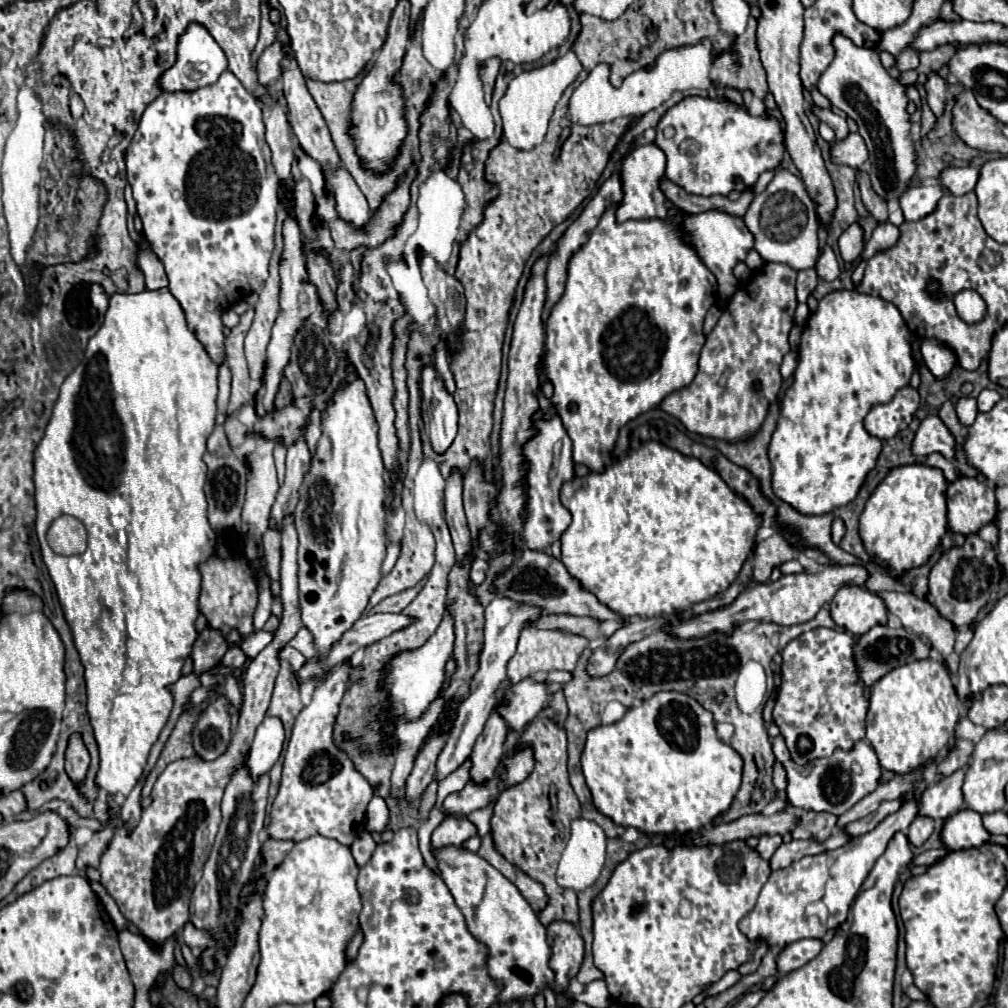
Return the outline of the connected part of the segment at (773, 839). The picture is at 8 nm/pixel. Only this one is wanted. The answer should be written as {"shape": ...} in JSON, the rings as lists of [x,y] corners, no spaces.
{"shape":[[[764,835],[764,837],[760,837],[760,843],[758,843],[756,851],[758,851],[764,859],[770,859],[780,845],[782,845],[782,837],[780,837],[780,835]]]}

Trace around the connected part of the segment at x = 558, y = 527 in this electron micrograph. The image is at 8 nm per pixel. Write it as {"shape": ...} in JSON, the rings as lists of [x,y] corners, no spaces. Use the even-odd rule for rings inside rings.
{"shape":[[[538,411],[536,417],[536,429],[538,435],[528,441],[528,445],[524,445],[524,455],[530,461],[530,469],[528,469],[528,505],[526,505],[526,523],[524,523],[524,539],[526,539],[526,547],[532,551],[540,551],[546,553],[550,549],[550,545],[554,541],[558,541],[558,537],[566,531],[566,527],[570,525],[570,513],[568,509],[564,509],[562,501],[560,501],[560,487],[564,485],[564,481],[570,481],[574,477],[574,461],[572,461],[572,441],[566,433],[566,429],[562,427],[562,421],[558,417],[554,417],[552,421],[544,421],[542,413]],[[562,445],[560,449],[560,457],[558,457],[558,473],[556,477],[550,477],[550,469],[554,463],[554,447]]]}

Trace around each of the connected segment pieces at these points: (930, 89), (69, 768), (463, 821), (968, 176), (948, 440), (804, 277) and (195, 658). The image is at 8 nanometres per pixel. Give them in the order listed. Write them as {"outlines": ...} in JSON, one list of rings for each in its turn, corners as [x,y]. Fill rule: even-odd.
{"outlines":[[[[938,73],[928,75],[928,83],[926,83],[926,93],[928,93],[928,107],[932,109],[932,113],[936,117],[940,117],[946,109],[946,93],[948,93],[948,85],[944,83],[944,79],[938,77]]],[[[72,735],[68,749],[66,749],[66,773],[72,781],[82,781],[86,771],[88,771],[88,763],[90,763],[90,755],[80,739],[80,735]]],[[[448,817],[432,833],[432,847],[462,845],[474,835],[478,835],[478,831],[472,821],[468,821],[466,817]]],[[[972,165],[966,167],[948,167],[942,171],[940,175],[940,183],[952,193],[952,195],[966,195],[970,191],[974,191],[976,183],[978,183],[980,171]]],[[[934,415],[926,417],[912,441],[912,453],[914,455],[930,455],[930,453],[942,453],[948,459],[954,459],[956,455],[956,439],[948,431],[948,427]]],[[[804,269],[797,273],[796,279],[796,296],[800,303],[806,303],[808,297],[812,295],[812,291],[818,285],[818,275],[816,269]]],[[[206,627],[198,635],[198,639],[192,647],[192,665],[194,665],[192,671],[200,677],[202,673],[214,669],[222,661],[226,651],[228,651],[228,645],[226,645],[224,635],[218,629]]]]}

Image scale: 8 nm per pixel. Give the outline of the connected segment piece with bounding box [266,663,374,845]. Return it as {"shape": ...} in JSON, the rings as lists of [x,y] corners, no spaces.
{"shape":[[[340,663],[332,673],[322,679],[310,699],[310,703],[296,717],[292,737],[284,755],[284,769],[280,789],[270,809],[268,835],[280,841],[302,841],[312,835],[324,835],[352,845],[362,829],[364,813],[374,797],[374,791],[366,777],[354,767],[350,755],[334,743],[334,725],[342,695],[346,691],[350,663]]]}

